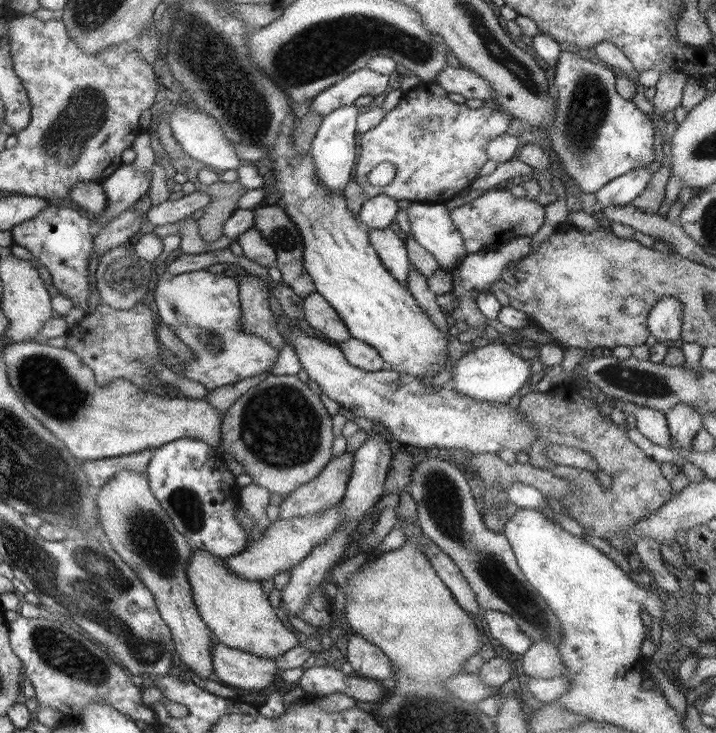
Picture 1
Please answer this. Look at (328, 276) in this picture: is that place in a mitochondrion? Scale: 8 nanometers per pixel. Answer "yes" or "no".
no

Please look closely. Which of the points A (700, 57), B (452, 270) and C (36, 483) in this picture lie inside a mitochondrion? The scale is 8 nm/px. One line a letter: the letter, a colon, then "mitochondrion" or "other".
A: other
B: other
C: mitochondrion

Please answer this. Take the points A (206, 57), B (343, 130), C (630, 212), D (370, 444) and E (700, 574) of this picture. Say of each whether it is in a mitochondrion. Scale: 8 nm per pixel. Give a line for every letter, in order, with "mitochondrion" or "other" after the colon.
A: mitochondrion
B: other
C: other
D: other
E: other

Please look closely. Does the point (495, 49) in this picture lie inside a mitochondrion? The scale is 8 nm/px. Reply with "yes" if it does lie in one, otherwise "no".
yes

